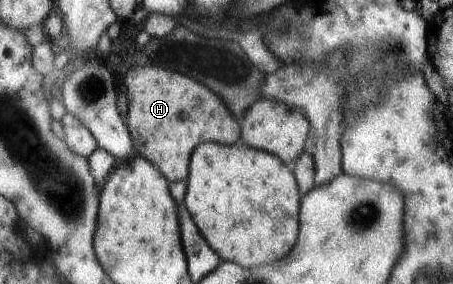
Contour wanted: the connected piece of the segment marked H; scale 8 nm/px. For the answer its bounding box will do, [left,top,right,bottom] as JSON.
[125,65,242,181]

